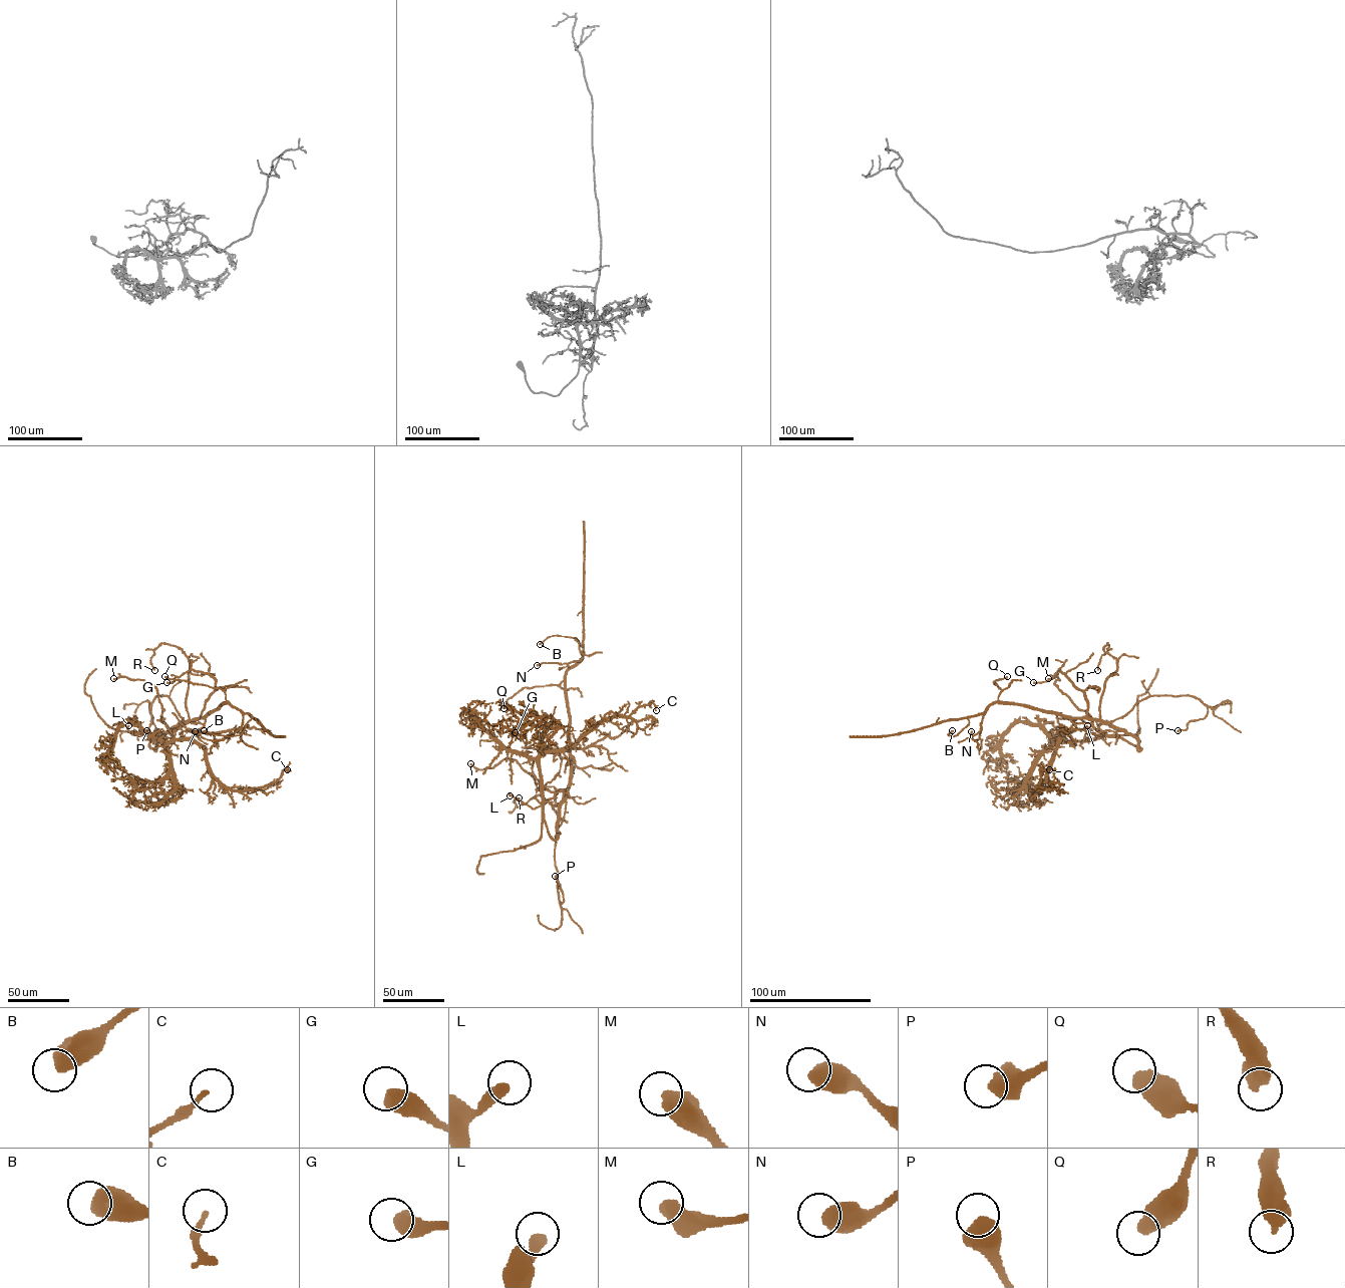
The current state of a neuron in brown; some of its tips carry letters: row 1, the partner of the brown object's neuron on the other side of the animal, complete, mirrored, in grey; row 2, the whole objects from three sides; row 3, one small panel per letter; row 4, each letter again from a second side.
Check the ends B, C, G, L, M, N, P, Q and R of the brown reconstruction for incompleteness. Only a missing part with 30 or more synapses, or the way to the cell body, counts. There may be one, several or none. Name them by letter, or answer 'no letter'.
no letter

